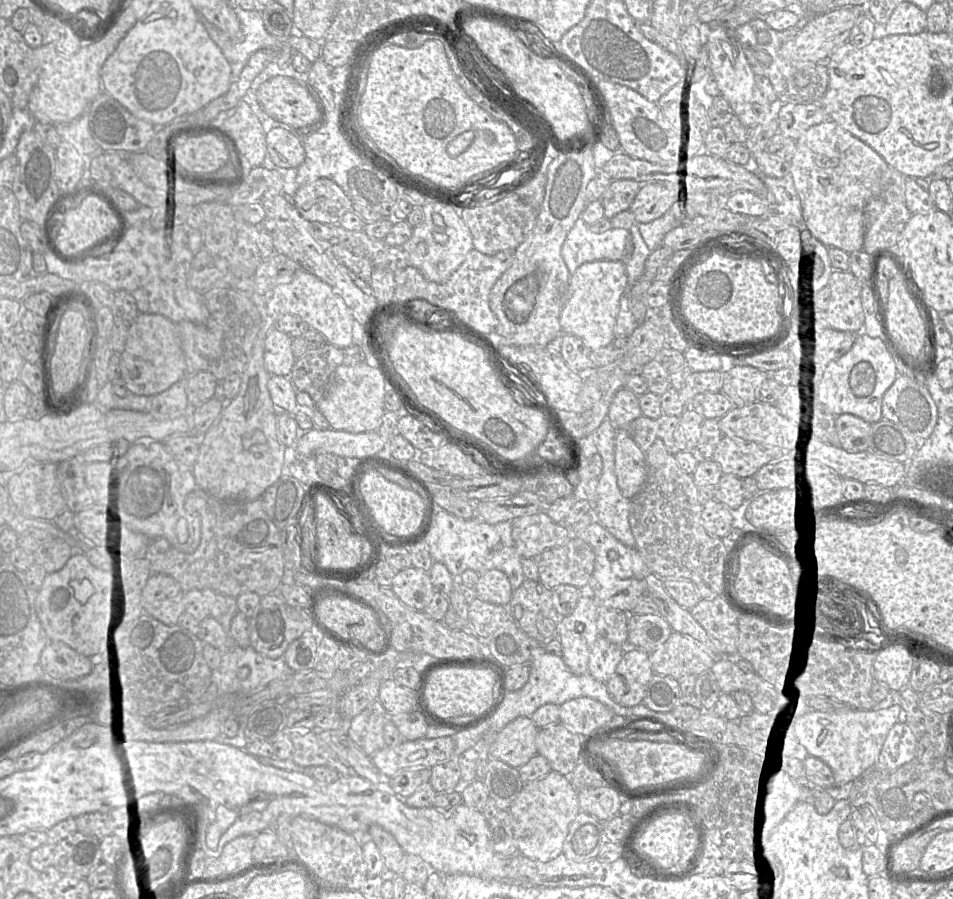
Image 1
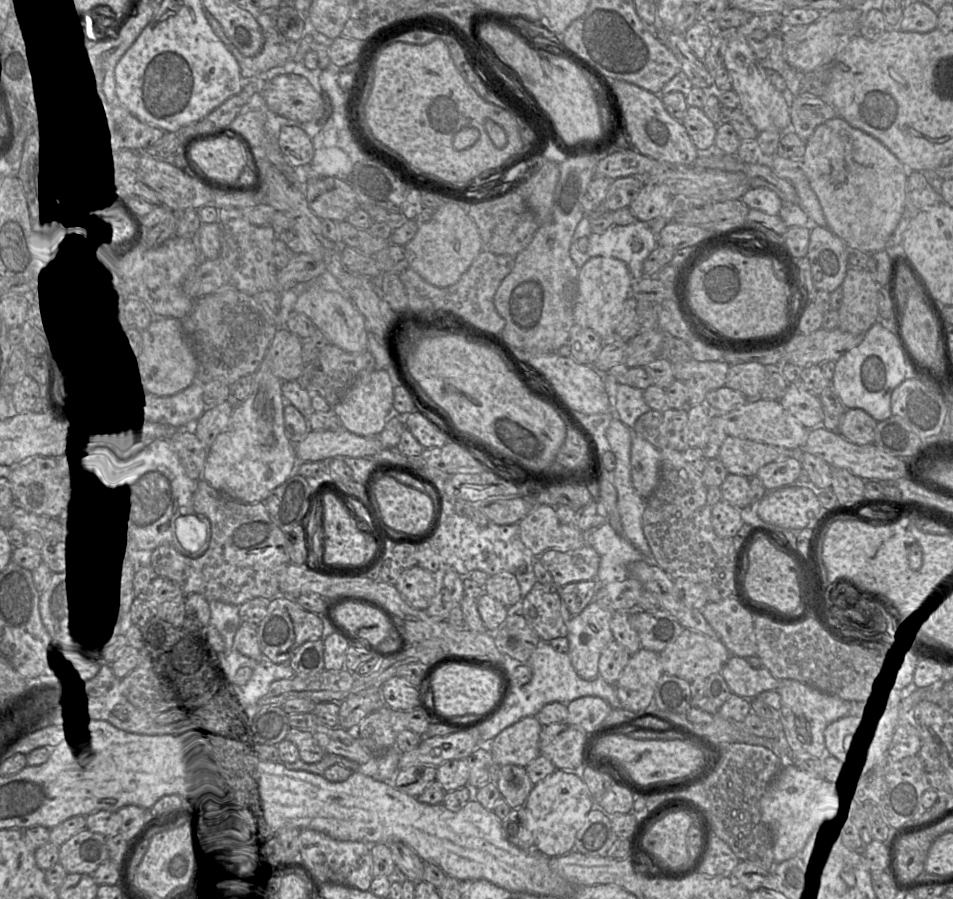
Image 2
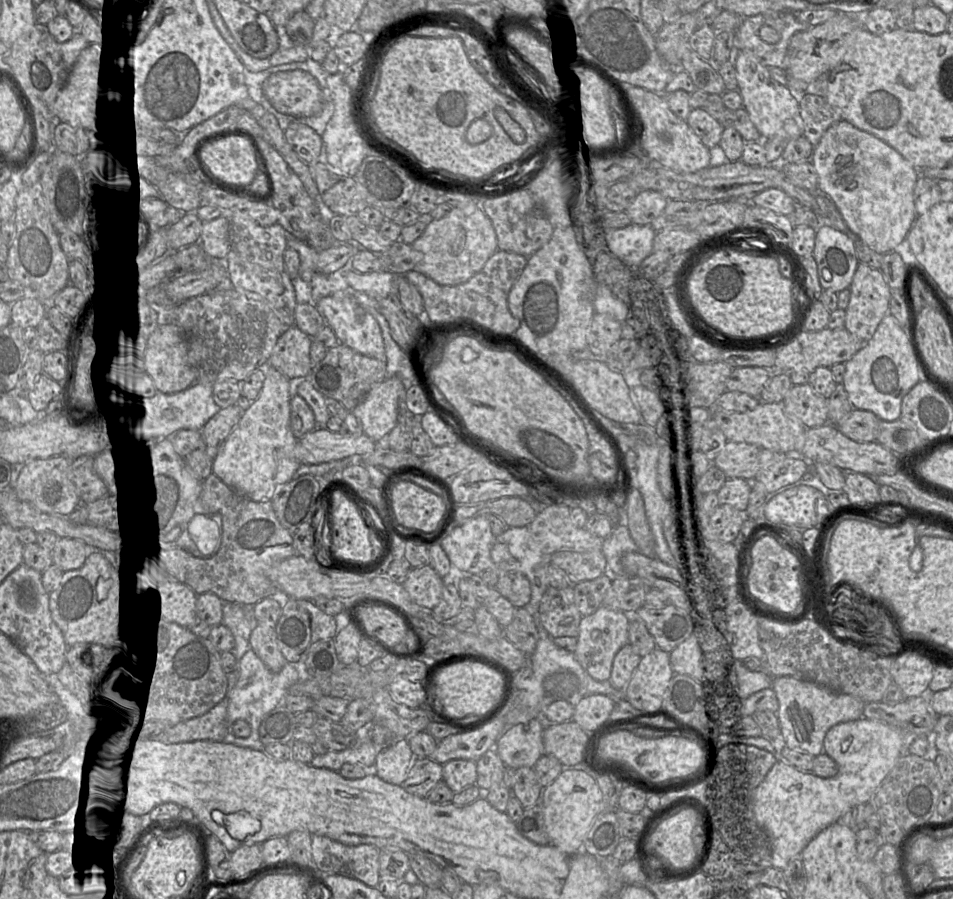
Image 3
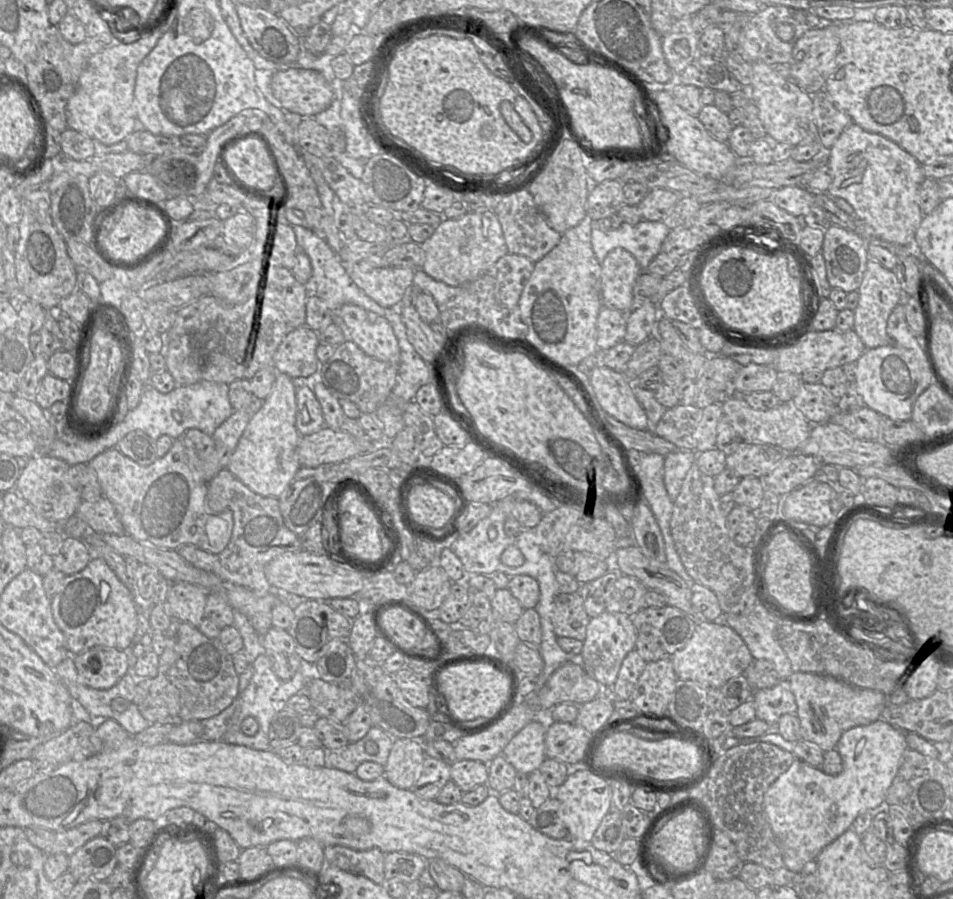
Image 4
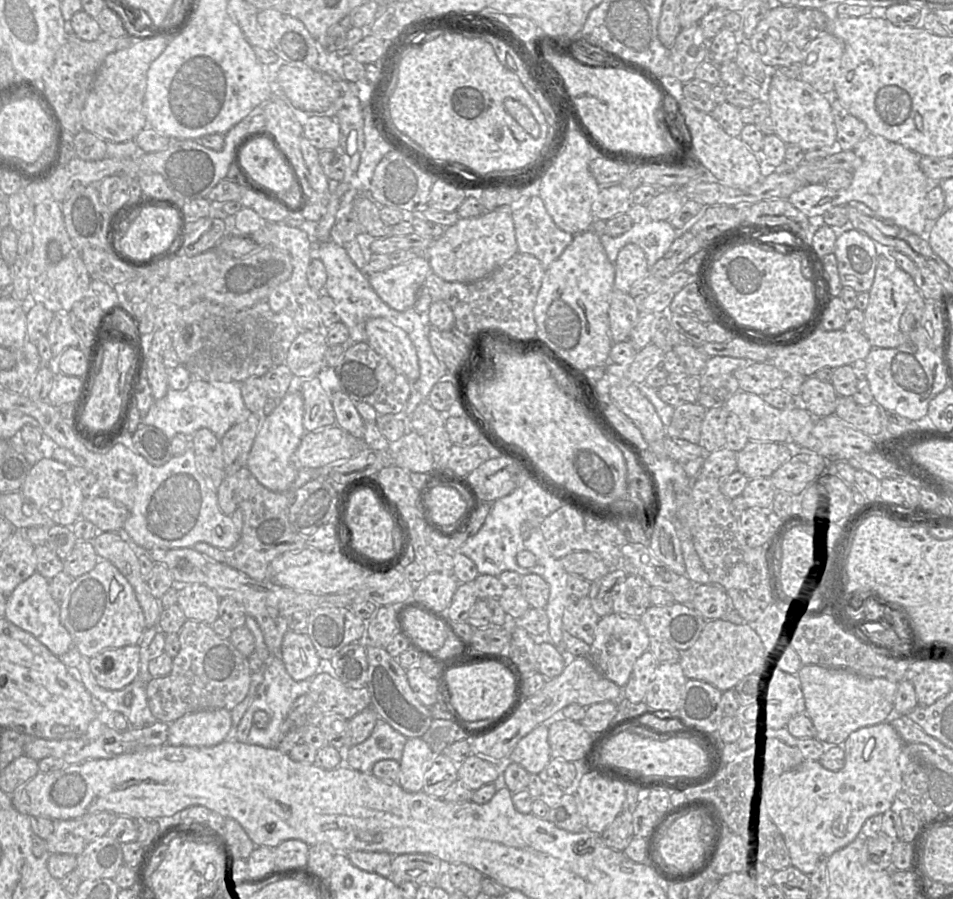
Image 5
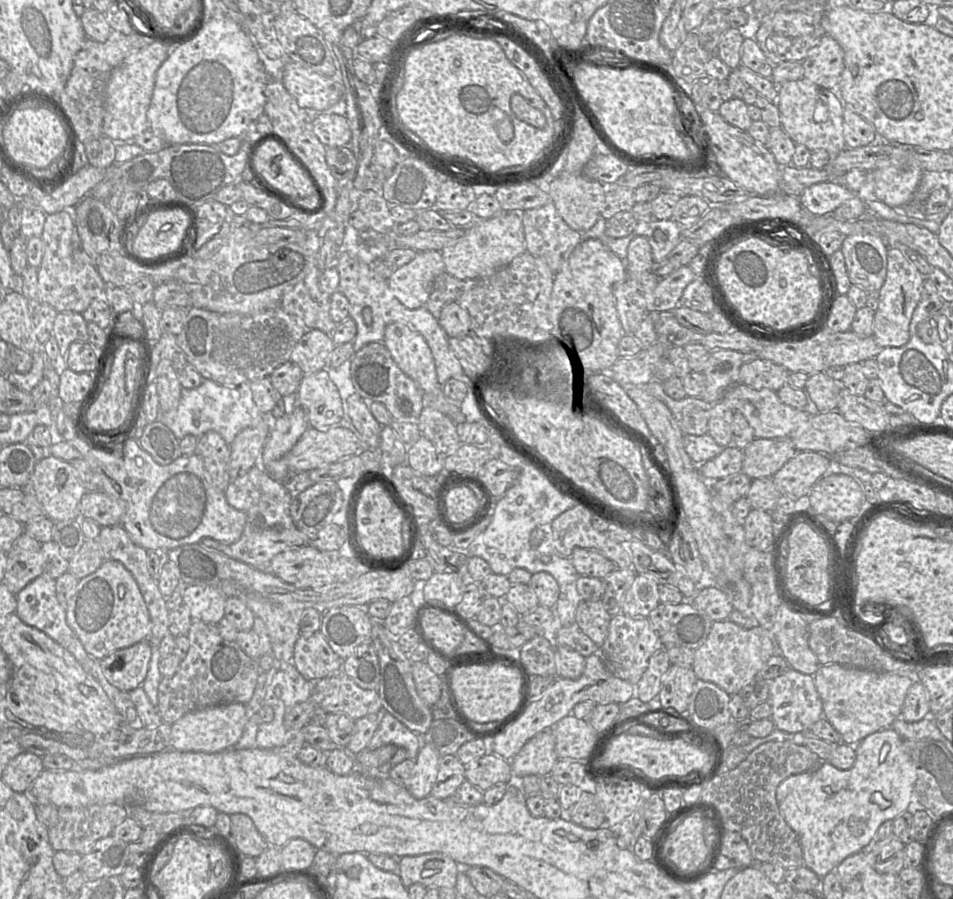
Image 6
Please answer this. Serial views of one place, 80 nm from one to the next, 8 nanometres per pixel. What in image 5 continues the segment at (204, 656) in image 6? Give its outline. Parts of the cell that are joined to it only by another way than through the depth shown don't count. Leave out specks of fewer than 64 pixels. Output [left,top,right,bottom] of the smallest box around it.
[145,619,252,724]

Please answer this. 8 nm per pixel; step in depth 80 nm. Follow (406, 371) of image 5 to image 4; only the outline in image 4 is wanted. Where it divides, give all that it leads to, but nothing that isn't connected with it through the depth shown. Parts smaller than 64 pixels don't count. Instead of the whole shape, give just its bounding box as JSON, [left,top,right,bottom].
[335,303,399,367]

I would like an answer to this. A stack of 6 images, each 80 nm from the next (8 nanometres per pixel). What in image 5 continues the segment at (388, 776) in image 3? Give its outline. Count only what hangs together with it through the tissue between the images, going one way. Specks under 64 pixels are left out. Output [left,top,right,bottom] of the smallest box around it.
[397,738,436,792]

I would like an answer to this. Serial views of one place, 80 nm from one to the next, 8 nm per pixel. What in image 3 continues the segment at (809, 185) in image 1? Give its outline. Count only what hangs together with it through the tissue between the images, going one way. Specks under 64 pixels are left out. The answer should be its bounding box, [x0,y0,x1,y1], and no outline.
[811,119,920,254]

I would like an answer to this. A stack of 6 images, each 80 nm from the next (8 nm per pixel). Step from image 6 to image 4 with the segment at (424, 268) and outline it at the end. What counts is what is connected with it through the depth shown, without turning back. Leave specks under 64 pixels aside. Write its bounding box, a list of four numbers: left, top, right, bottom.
[345,260,416,307]

